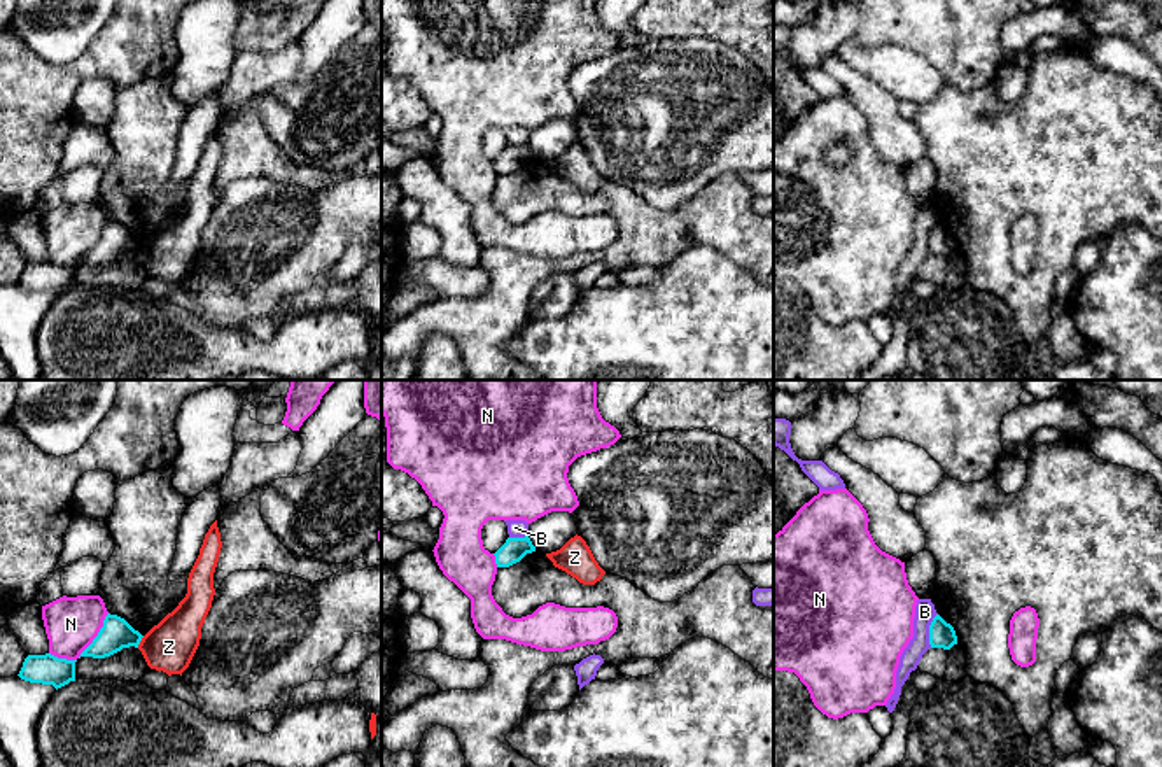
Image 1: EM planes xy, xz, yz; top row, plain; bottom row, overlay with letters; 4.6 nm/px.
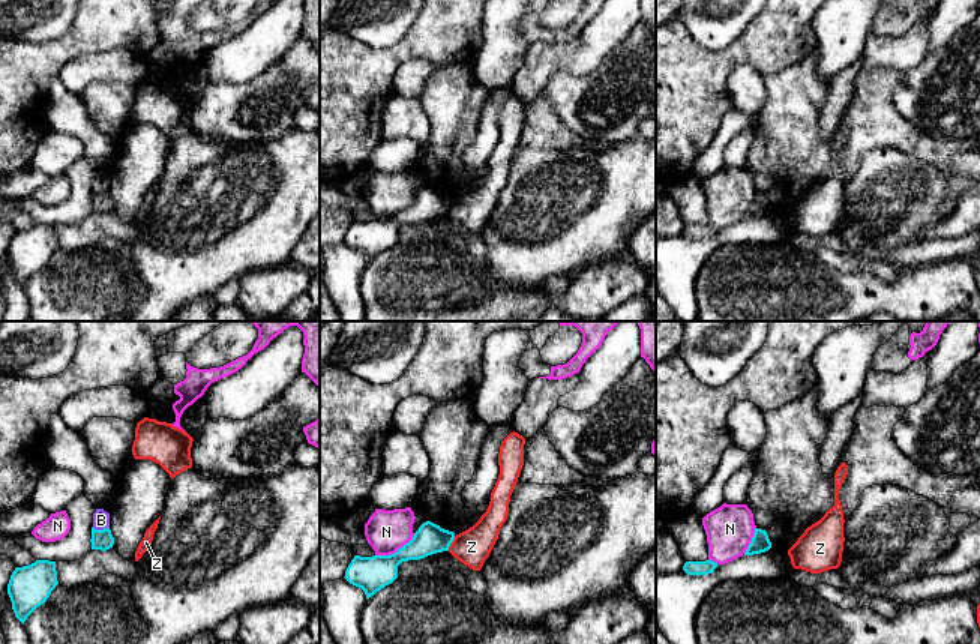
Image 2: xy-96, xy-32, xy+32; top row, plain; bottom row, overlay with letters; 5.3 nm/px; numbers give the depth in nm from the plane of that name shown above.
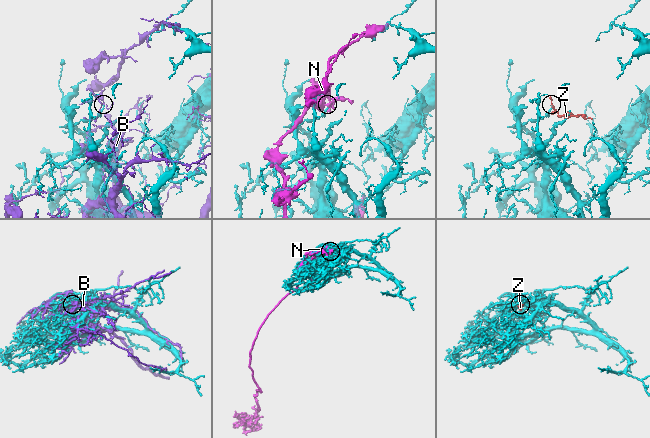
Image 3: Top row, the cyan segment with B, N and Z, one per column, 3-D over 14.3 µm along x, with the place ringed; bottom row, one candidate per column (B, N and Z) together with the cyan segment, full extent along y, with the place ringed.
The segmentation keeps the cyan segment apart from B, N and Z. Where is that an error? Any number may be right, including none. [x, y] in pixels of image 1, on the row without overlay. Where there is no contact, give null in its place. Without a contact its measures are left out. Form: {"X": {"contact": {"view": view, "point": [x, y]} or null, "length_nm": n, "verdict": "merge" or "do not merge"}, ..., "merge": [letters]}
{"B": {"contact": {"view": "yz", "point": [930, 239]}, "length_nm": 160, "verdict": "do not merge"}, "N": {"contact": {"view": "xy", "point": [84, 258]}, "length_nm": 340, "verdict": "do not merge"}, "Z": {"contact": {"view": "xy", "point": [140, 247]}, "length_nm": 70, "verdict": "do not merge"}, "merge": []}

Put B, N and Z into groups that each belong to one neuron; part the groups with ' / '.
B / N / Z

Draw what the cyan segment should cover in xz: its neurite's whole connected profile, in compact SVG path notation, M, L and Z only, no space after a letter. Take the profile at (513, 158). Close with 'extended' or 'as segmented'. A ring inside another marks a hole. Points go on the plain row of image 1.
M508 145L506 151L494 161L497 175L509 175L520 170L527 161L536 159L530 145Z | as segmented

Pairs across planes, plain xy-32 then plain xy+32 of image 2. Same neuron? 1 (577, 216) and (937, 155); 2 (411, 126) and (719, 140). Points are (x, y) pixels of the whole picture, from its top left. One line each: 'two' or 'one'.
1: two
2: one

